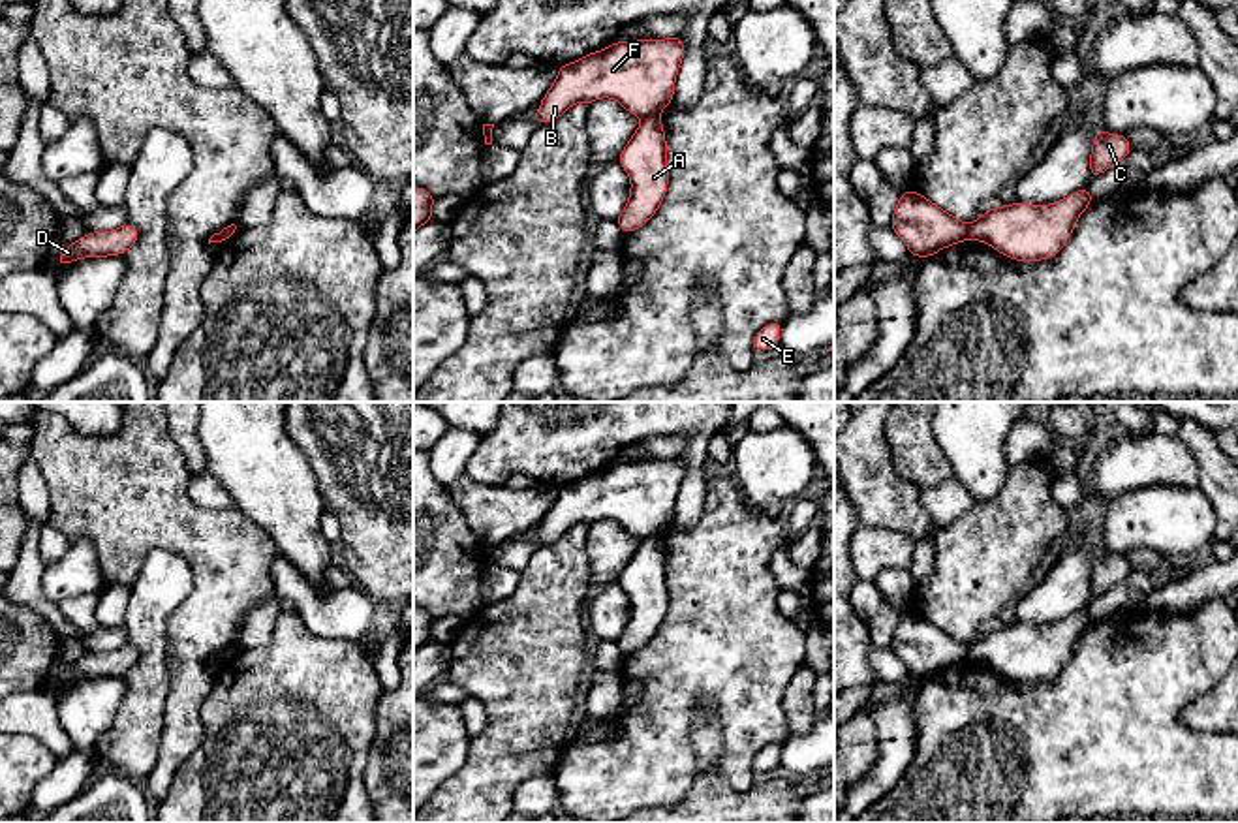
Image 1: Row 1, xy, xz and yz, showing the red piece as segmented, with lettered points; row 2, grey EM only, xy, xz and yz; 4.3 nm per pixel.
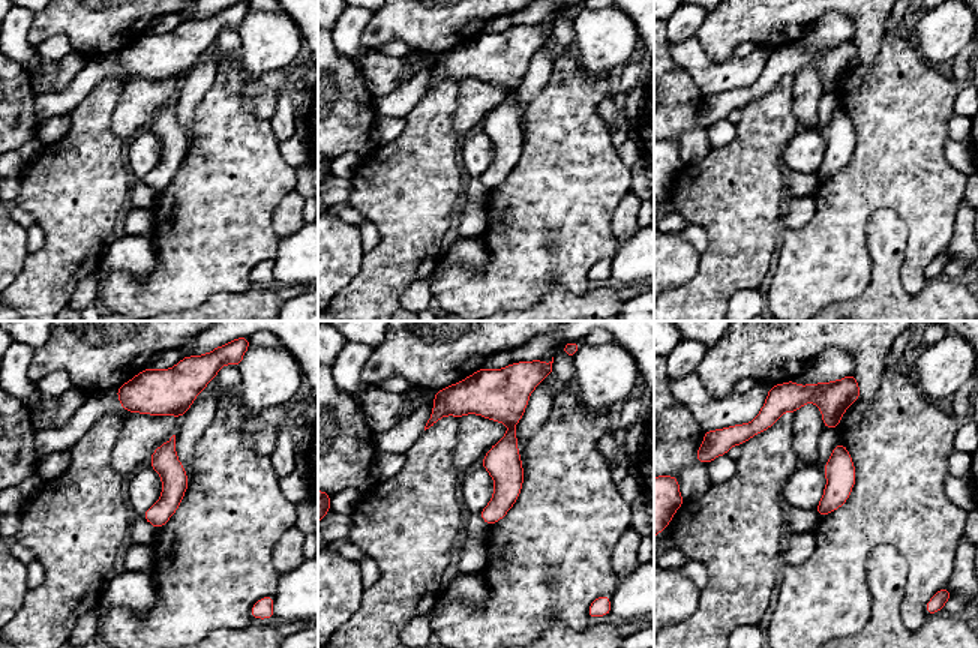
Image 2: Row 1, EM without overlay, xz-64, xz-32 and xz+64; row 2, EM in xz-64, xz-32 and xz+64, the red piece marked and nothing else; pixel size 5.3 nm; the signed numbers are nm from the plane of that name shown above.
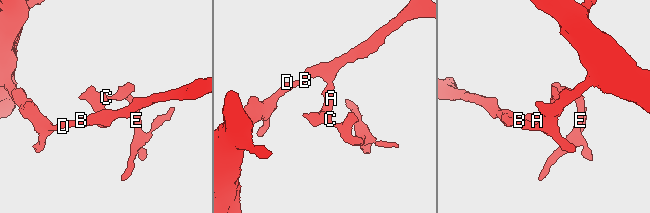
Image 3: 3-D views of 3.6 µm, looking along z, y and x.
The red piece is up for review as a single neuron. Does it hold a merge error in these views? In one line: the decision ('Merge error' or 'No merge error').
Merge error

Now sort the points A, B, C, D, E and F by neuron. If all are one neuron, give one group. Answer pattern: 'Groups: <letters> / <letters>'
Groups: A C E / B D F

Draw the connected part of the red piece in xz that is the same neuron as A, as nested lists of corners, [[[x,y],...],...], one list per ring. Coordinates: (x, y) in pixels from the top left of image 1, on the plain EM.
[[[658,536],[642,539],[620,573],[618,584],[626,590],[631,611],[624,631],[614,643],[627,656],[656,635],[667,614],[667,562]]]

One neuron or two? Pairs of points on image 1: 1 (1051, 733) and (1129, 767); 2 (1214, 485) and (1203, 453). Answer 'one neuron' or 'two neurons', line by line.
1: one neuron
2: one neuron

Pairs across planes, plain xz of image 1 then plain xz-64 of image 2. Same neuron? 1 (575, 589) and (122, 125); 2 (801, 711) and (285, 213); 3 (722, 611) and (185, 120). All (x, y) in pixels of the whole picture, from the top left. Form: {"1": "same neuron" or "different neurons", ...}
{"1": "different neurons", "2": "same neuron", "3": "different neurons"}

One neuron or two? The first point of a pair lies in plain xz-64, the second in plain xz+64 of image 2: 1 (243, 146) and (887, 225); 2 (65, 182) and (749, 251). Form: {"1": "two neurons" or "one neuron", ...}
{"1": "two neurons", "2": "one neuron"}

